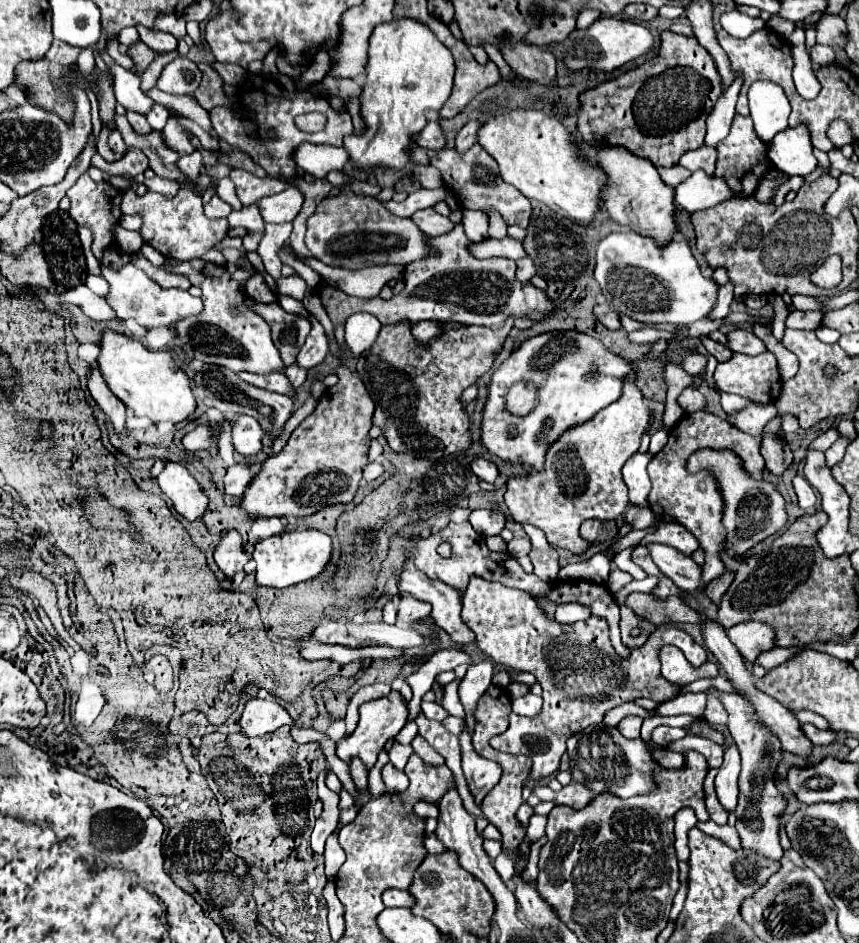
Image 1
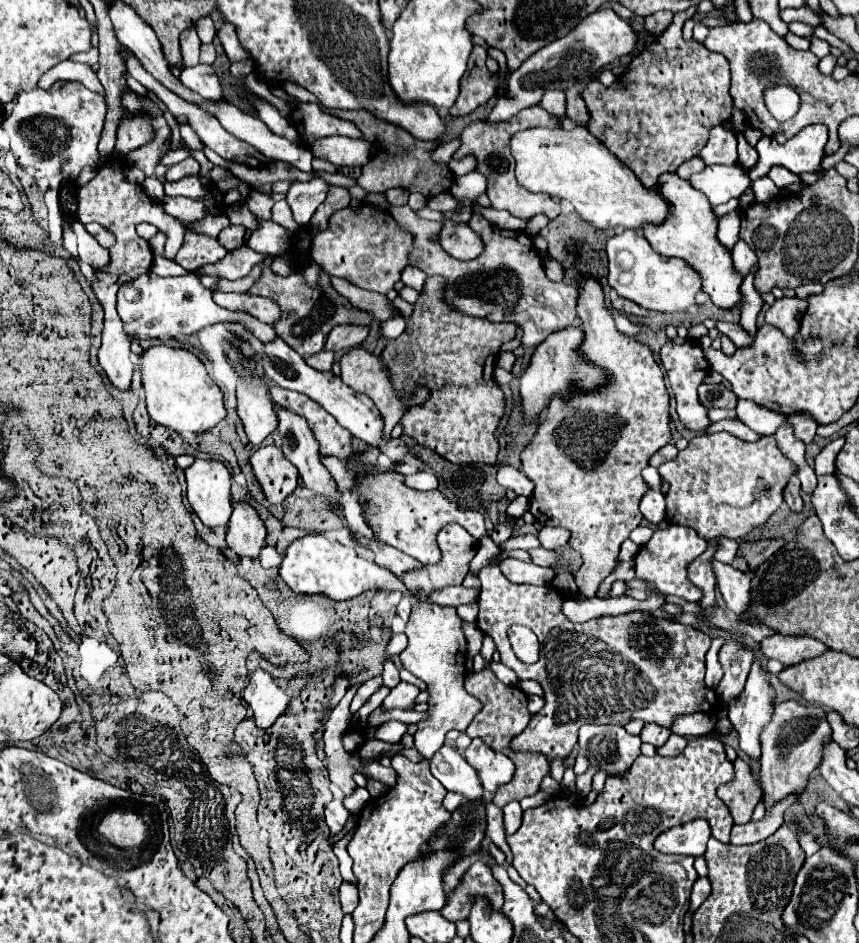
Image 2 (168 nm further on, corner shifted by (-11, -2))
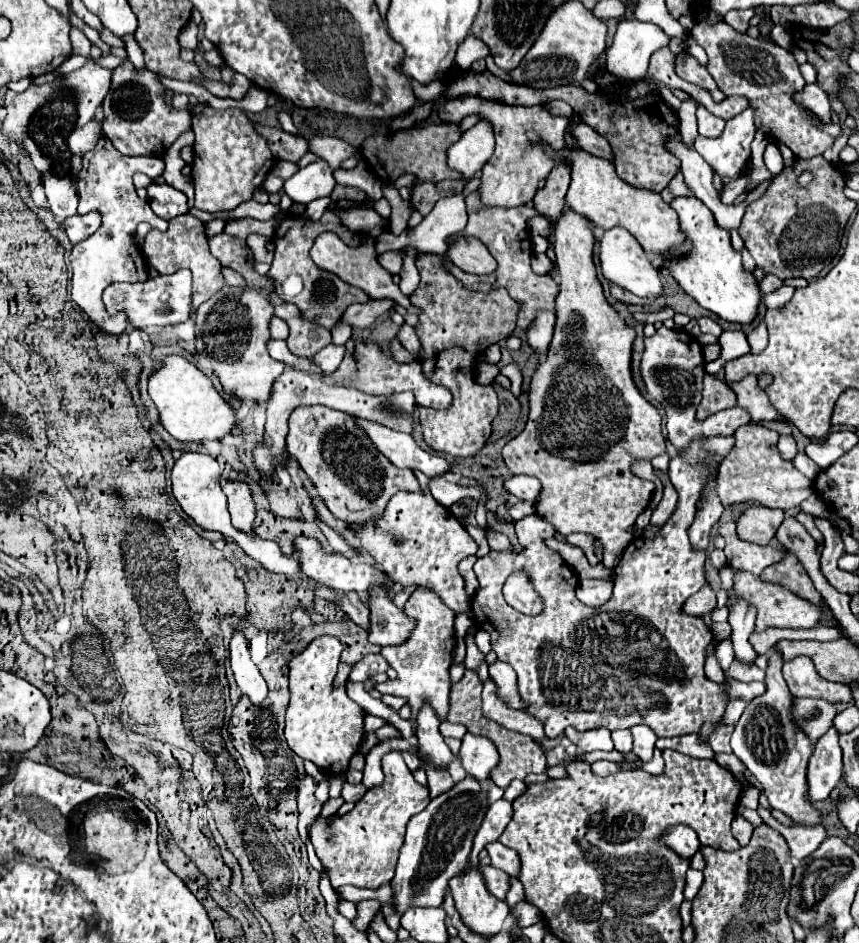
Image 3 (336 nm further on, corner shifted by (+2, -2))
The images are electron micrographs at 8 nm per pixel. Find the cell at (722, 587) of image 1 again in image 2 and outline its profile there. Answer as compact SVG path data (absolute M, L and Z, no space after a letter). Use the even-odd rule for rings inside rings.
M761 540L761 542L741 542L737 556L747 560L751 564L751 570L755 570L763 560L767 560L771 554L775 554L785 540Z

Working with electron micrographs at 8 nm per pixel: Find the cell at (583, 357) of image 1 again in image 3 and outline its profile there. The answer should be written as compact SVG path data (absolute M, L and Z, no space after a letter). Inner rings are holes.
M538 312L538 316L534 318L534 324L530 324L530 328L526 330L528 344L538 354L546 352L546 348L550 344L550 336L554 332L554 322L556 322L554 312Z

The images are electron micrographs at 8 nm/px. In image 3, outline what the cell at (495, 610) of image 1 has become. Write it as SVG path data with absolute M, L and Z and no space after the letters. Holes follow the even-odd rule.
M716 436L716 438L706 438L704 442L694 442L690 444L690 448L686 450L686 454L678 454L676 458L670 460L670 468L668 468L668 476L670 476L670 482L674 484L676 492L678 492L678 508L674 512L674 516L670 516L668 524L662 526L660 534L656 538L634 538L630 542L630 546L624 550L622 554L622 560L620 564L614 568L612 572L612 578L614 578L614 592L612 592L612 598L604 604L604 606L598 606L598 608L590 608L590 606L584 606L580 600L576 600L576 594L574 594L574 588L578 584L578 576L570 570L570 566L564 562L564 558L546 546L546 534L544 532L554 532L554 526L552 524L546 524L546 520L538 518L538 516L528 516L520 522L516 522L516 534L518 534L518 542L522 544L522 548L518 552L498 552L498 550L492 550L488 552L486 556L478 558L476 564L474 564L474 572L478 576L478 582L480 582L480 588L472 600L472 610L476 614L476 624L486 630L490 636L492 636L492 650L498 654L498 660L502 662L508 662L514 672L518 674L518 688L520 688L520 696L522 700L526 700L530 704L530 708L526 708L526 712L530 712L534 718L542 720L544 724L544 732L548 738L556 738L558 734L564 732L566 726L574 726L578 730L592 730L592 728L608 728L608 730L620 730L620 728L632 728L636 724L646 724L650 726L656 736L682 736L682 734L698 734L702 742L708 742L712 744L712 750L714 754L730 754L732 748L730 748L730 736L732 736L732 730L734 726L722 726L720 720L724 718L724 710L726 710L726 700L722 700L722 682L712 682L706 678L704 674L704 658L706 658L706 646L710 644L710 636L714 638L712 630L706 626L706 622L700 618L700 616L688 616L682 612L682 606L684 602L700 590L702 584L706 584L706 578L704 578L704 564L706 564L706 554L704 552L694 552L694 548L690 548L690 540L688 540L688 528L690 528L690 522L694 520L694 512L696 512L696 502L700 498L700 490L702 490L702 484L706 484L706 466L704 466L704 458L706 454L720 454L720 456L728 456L730 448L734 444L734 438L722 438L722 436ZM518 568L526 568L534 580L534 586L536 590L540 592L540 596L544 598L544 612L538 614L538 616L526 616L514 608L510 608L510 604L506 604L504 596L502 596L502 586L506 582L506 578L510 576L510 572L518 570Z

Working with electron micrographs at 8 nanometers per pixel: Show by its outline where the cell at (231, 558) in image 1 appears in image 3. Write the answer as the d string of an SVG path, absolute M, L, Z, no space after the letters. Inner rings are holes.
M228 480L228 482L222 484L222 490L228 496L228 508L230 508L234 528L250 534L252 522L254 522L254 516L256 516L250 486L244 484L244 482Z

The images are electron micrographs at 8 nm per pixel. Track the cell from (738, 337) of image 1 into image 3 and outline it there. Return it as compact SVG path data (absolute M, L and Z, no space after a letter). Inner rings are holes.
M706 316L700 318L698 324L700 324L702 334L714 334L714 336L720 336L720 334L722 334L722 328L720 328L714 320L710 320L710 318L706 318Z

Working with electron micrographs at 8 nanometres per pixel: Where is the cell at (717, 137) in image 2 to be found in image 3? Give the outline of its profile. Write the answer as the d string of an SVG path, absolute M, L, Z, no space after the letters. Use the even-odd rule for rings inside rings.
M698 106L698 132L708 138L716 138L722 134L726 120L710 114L704 106Z

